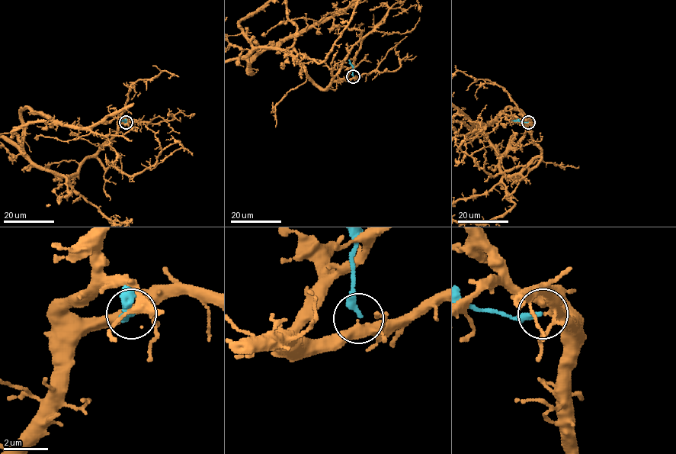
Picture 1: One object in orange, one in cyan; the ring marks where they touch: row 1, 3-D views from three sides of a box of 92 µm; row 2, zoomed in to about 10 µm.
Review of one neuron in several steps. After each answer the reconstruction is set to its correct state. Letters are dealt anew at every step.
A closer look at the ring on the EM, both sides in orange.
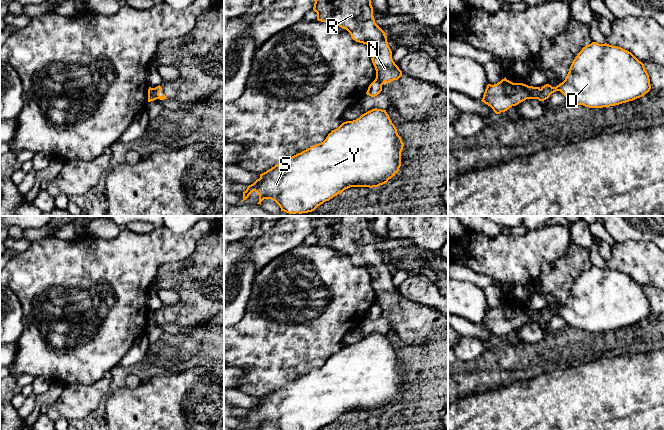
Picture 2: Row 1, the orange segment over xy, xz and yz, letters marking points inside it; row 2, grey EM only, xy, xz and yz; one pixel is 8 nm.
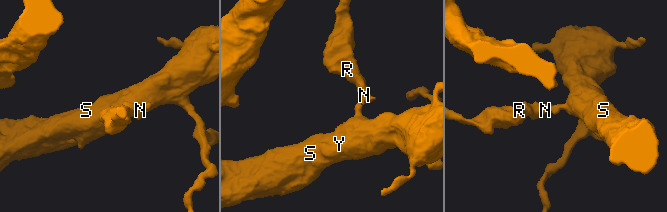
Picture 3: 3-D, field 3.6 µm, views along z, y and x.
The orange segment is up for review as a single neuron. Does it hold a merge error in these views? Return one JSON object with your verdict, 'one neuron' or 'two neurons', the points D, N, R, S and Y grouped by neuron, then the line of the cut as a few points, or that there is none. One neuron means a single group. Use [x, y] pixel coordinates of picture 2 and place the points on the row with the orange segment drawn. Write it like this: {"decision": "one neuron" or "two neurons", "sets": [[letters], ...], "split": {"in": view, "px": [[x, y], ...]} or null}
{"decision": "two neurons", "sets": [["D", "S", "Y"], ["N", "R"]], "split": {"in": "xy", "px": [[153, 88], [156, 98]]}}

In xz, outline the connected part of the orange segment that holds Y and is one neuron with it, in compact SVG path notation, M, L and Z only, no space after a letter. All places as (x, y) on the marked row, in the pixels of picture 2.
M372 109L353 121L343 122L326 139L260 174L243 192L243 200L255 191L261 205L264 199L275 201L289 214L314 211L350 187L378 187L399 171L404 143L386 110Z

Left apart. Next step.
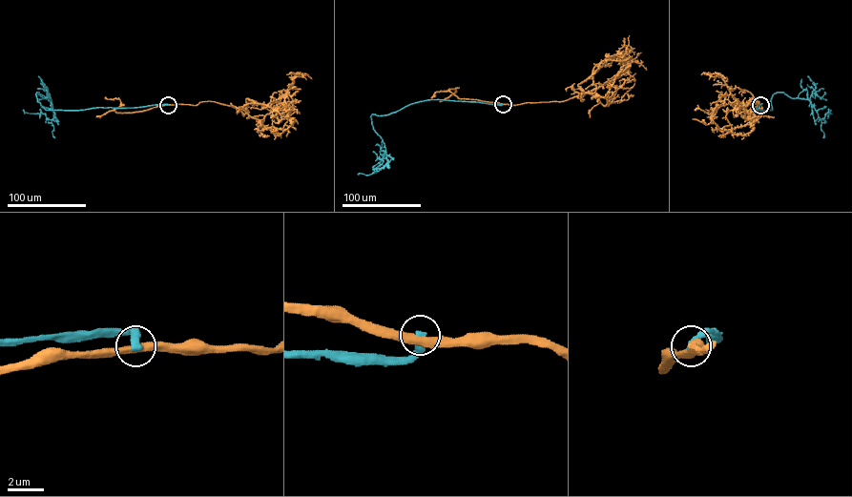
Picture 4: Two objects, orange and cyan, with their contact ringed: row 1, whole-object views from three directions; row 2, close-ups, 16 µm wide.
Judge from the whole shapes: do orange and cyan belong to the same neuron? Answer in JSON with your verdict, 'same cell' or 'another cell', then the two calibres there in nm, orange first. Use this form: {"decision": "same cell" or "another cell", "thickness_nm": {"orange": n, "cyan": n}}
{"decision": "another cell", "thickness_nm": {"orange": 440, "cyan": 440}}

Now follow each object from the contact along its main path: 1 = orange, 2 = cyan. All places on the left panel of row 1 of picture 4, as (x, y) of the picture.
1: (168, 105), (197, 105), (214, 101), (245, 111), (248, 98), (266, 105), (281, 96), (296, 74), (286, 74)
2: (168, 105), (47, 110), (37, 101), (36, 92), (51, 99), (53, 117), (23, 110)

